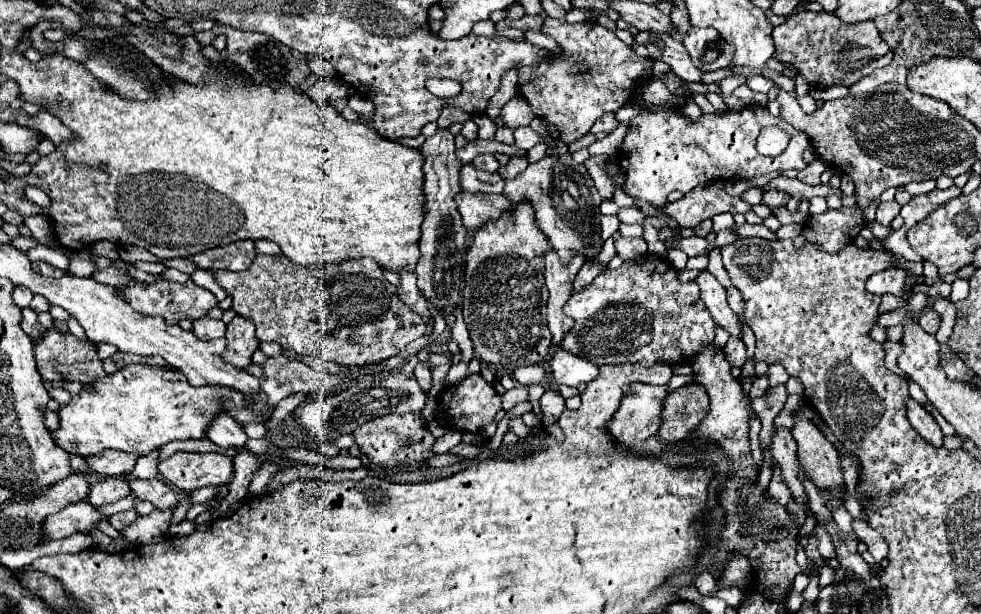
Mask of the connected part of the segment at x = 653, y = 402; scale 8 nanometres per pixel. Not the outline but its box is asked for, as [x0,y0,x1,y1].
[609,382,667,448]

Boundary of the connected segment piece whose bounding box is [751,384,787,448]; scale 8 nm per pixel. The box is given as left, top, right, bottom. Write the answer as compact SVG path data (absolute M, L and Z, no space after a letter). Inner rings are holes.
M777 384L773 388L769 388L763 396L753 398L753 410L757 412L763 428L761 428L761 448L769 448L769 434L773 430L773 420L775 416L781 412L781 408L785 406L787 400L787 388L785 384Z

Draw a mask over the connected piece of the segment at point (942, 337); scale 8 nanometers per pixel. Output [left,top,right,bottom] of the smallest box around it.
[931,296,955,344]

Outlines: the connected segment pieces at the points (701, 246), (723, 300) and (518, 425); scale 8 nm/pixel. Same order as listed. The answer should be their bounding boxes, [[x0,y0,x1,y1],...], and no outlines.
[[667,236,709,256],[695,270,741,338],[508,417,534,438]]

